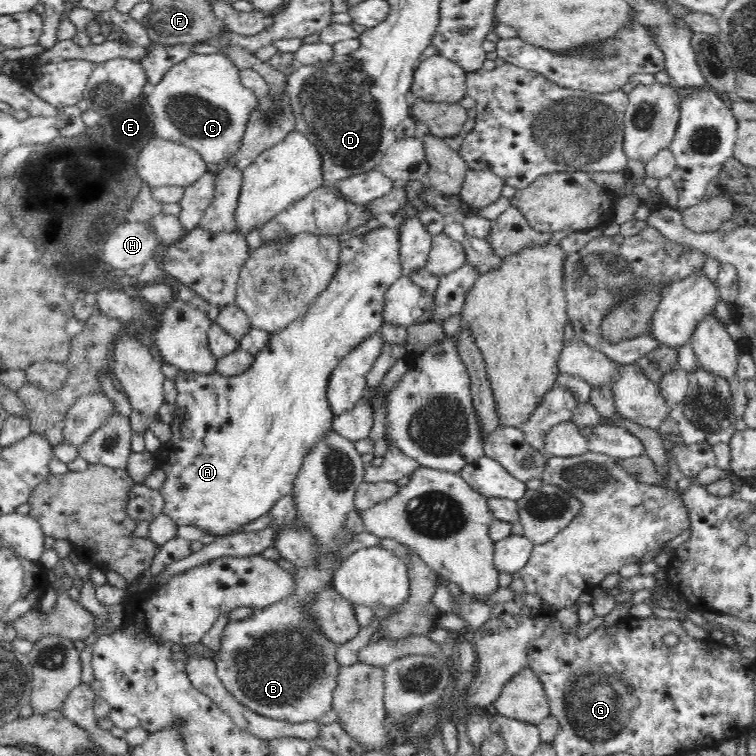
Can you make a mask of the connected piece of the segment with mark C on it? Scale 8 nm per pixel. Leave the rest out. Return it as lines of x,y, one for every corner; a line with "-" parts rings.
194,54
170,67
162,81
149,88
146,99
154,111
155,136
198,151
208,164
218,164
240,150
250,113
259,105
257,96
241,84
241,70
226,55

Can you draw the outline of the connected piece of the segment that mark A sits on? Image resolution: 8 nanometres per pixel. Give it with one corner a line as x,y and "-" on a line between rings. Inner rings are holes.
374,228
366,234
360,234
350,237
348,240
340,242
340,256
338,256
338,270
334,274
334,278
330,280
328,288
314,300
309,306
308,312
294,320
286,328
272,333
268,344
256,356
254,356
254,364
250,364
250,368
239,374
238,376
222,376
220,374
207,374
196,372
184,372
179,370
175,385
177,388
177,399
175,402
175,417
182,424
180,430
172,428
171,439
162,444
157,454
160,454
159,466
166,473
166,482
162,484
162,488
158,490
165,501
163,513
169,516
178,526
194,525
200,529
210,533
210,535
224,536
236,532
244,524
254,522
257,518
269,514
270,509
274,507
282,498
292,494
293,485
295,484
297,474
301,470
303,461
308,454
319,444
319,440
327,436
331,432
334,416
327,399
327,390
329,378
333,369
338,366
342,358
346,357
362,340
370,338
372,334
379,332
380,326
384,323
384,296
388,292
388,288
403,276
402,265
400,260
400,233
401,228

